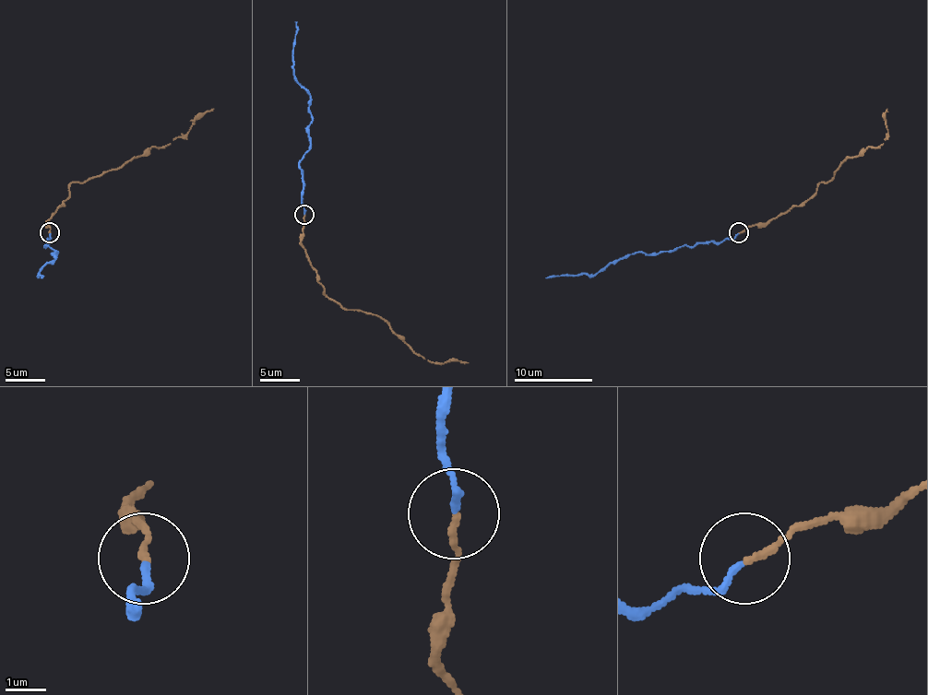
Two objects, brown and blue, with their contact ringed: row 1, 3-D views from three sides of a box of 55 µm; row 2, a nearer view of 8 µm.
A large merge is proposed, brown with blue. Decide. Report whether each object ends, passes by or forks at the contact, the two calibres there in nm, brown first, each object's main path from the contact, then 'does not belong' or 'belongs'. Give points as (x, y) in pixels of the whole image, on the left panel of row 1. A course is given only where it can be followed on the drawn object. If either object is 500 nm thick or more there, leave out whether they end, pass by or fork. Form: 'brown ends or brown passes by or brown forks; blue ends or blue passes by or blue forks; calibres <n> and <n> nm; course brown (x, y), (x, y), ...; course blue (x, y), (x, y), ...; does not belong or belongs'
brown ends; blue ends; calibres 170 and 160 nm; course brown (50, 232), (46, 222), (62, 206), (71, 182), (85, 182), (140, 158), (152, 147), (170, 144), (213, 108); course blue (50, 234), (44, 246), (55, 252), (53, 253), (57, 252), (38, 276), (40, 277); belongs

